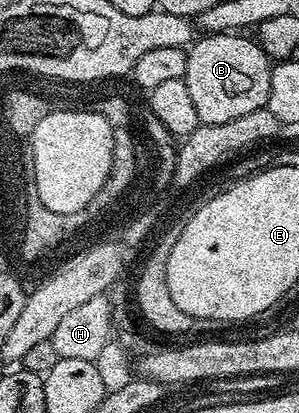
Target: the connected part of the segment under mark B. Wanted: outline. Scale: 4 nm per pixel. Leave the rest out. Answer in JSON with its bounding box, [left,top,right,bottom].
[184,33,273,125]

